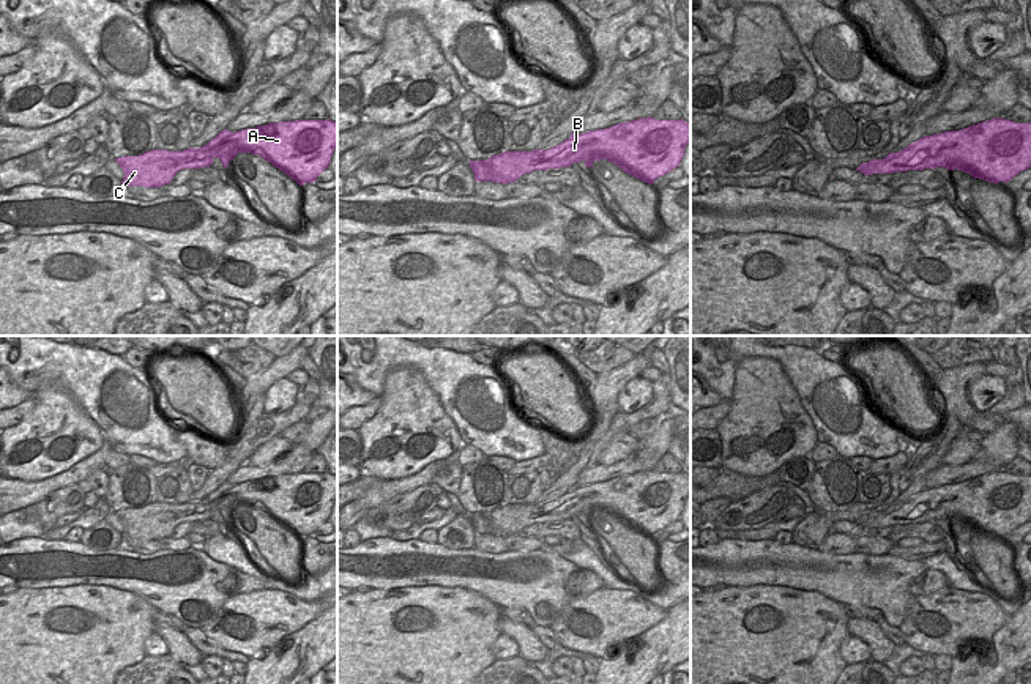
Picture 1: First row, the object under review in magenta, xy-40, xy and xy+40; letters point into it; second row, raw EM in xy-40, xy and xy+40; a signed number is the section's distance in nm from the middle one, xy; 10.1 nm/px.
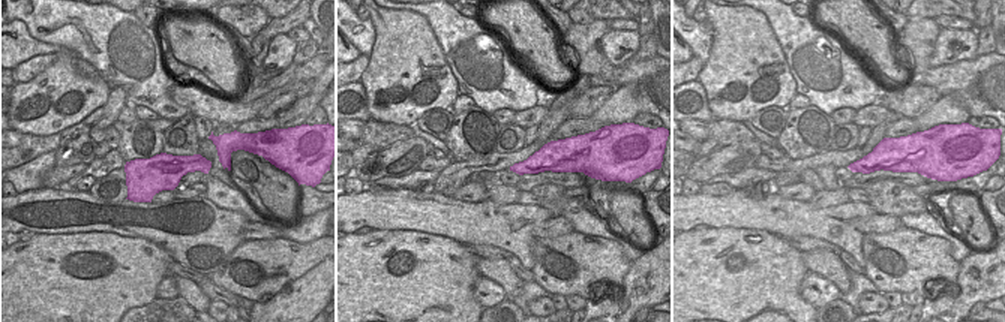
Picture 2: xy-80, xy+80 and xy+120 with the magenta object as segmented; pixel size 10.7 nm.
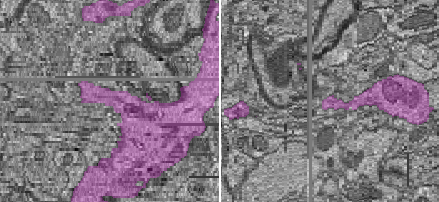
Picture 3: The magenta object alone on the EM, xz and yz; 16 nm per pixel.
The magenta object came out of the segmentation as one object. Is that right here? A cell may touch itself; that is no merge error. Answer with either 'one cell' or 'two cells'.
one cell

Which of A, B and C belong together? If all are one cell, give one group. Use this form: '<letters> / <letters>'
A B C

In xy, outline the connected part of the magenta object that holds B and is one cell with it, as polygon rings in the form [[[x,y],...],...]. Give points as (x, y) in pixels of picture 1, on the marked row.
[[[648,117],[583,134],[572,132],[549,150],[504,151],[484,161],[470,161],[470,167],[476,181],[508,184],[533,170],[571,167],[580,161],[585,167],[593,167],[594,161],[605,159],[653,184],[679,167],[689,142],[690,125],[683,118]]]

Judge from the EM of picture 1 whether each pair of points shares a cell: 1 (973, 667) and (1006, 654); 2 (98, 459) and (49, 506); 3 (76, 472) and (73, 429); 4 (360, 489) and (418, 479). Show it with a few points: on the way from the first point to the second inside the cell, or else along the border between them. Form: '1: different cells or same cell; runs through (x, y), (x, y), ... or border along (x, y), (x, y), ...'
1: same cell; runs through (981, 667), (993, 667), (998, 662)
2: different cells; border along (76, 483), (49, 492), (40, 501)
3: different cells; border along (104, 440), (100, 448), (66, 470), (43, 479)
4: different cells; border along (385, 481), (358, 500)

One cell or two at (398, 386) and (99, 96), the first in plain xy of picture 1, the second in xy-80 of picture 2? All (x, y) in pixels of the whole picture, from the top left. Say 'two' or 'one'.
one

